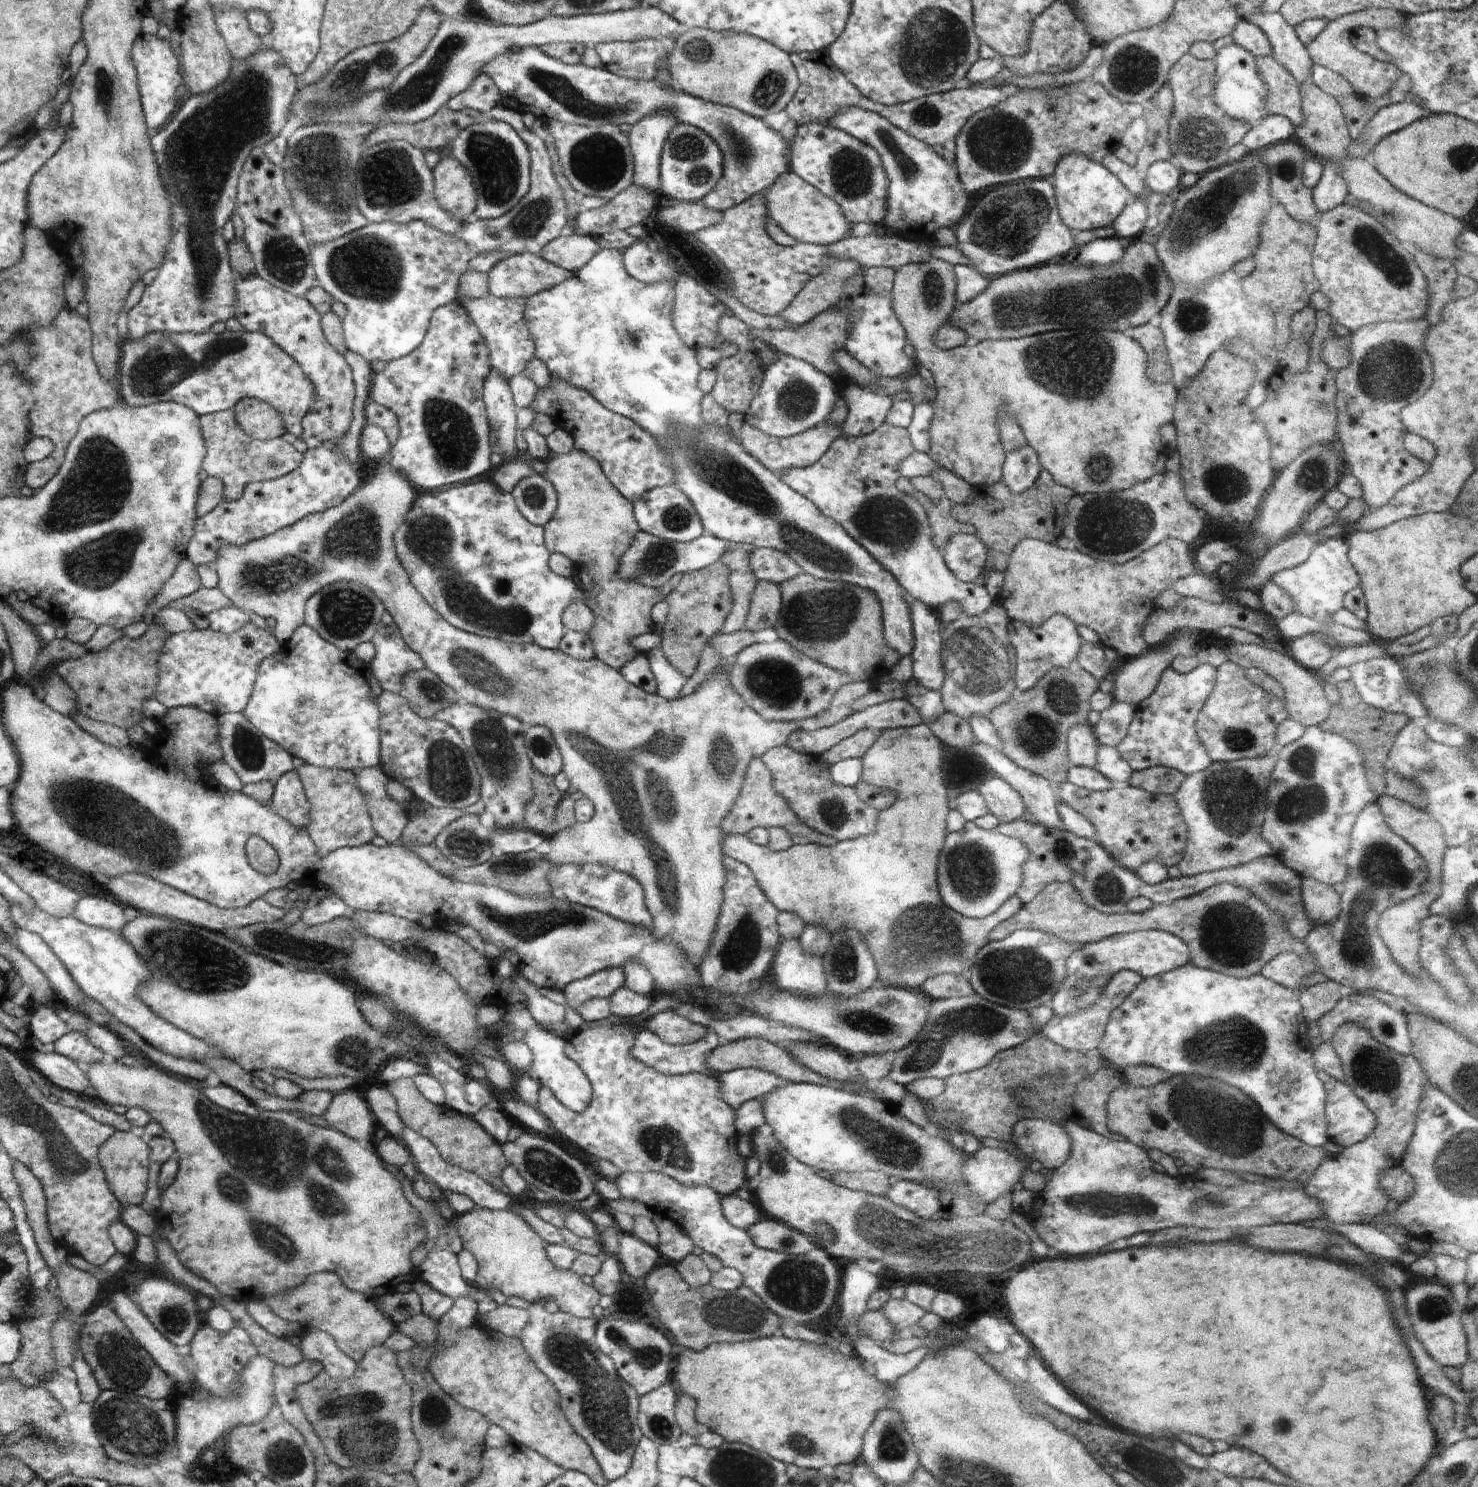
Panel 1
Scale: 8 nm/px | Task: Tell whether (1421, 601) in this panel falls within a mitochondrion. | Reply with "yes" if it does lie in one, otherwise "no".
no

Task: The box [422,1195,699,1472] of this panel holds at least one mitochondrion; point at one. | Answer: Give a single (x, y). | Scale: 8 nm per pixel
(604, 1405)

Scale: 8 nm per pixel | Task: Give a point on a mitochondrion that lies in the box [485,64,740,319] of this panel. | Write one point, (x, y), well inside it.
(577, 104)

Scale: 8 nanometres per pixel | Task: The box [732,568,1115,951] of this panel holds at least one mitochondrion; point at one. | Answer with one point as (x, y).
(965, 650)

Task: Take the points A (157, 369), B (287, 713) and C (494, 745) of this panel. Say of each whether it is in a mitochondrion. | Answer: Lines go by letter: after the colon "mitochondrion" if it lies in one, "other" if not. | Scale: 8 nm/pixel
A: mitochondrion
B: other
C: mitochondrion

